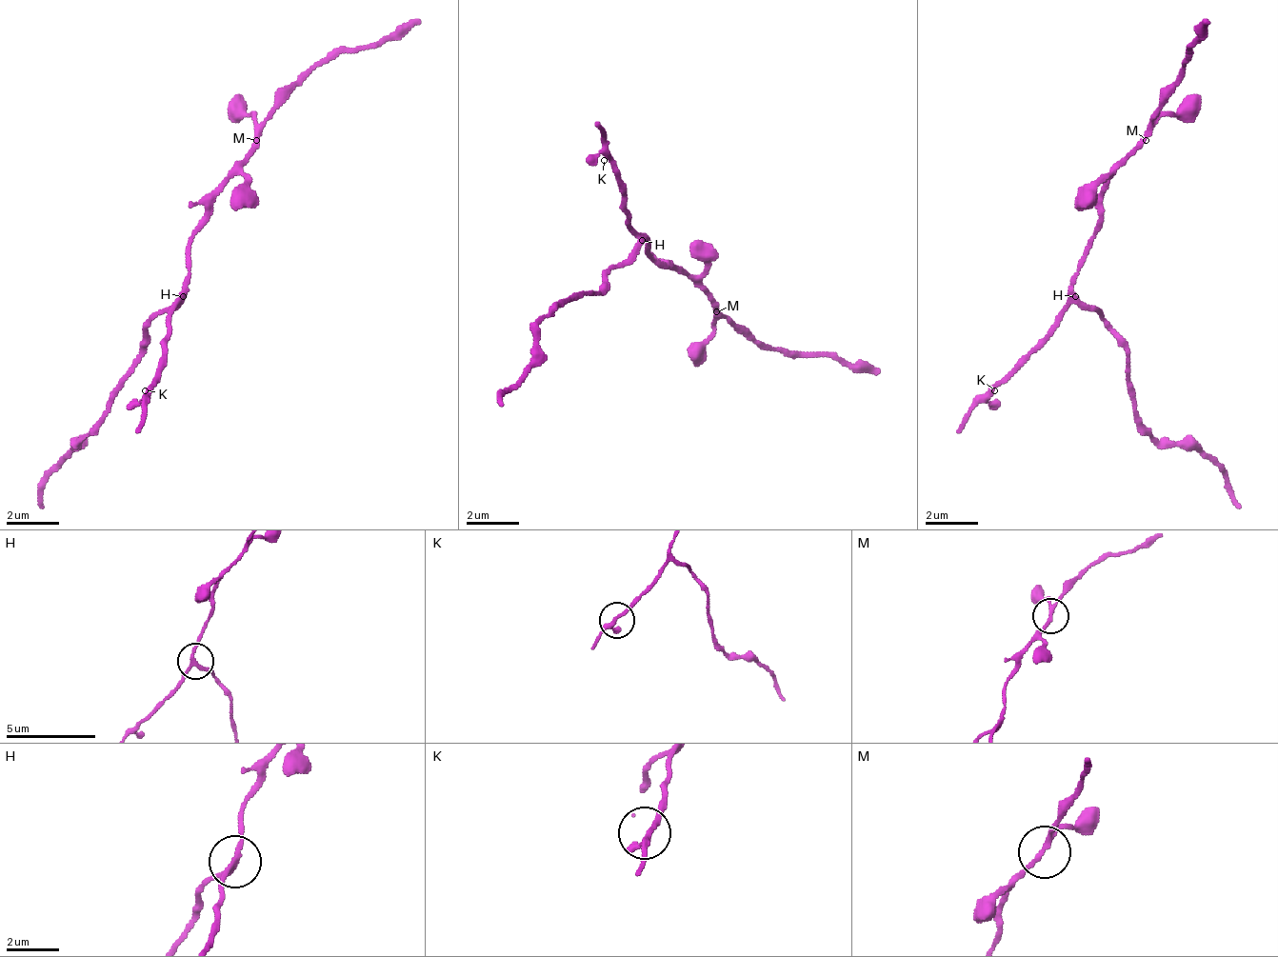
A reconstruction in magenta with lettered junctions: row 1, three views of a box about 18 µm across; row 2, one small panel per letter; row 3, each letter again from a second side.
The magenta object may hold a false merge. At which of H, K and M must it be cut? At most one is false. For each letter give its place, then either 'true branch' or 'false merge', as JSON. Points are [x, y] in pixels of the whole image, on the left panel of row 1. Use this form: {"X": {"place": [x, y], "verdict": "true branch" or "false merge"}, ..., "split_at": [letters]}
{"H": {"place": [183, 296], "verdict": "false merge"}, "K": {"place": [145, 390], "verdict": "true branch"}, "M": {"place": [256, 140], "verdict": "true branch"}, "split_at": ["H"]}

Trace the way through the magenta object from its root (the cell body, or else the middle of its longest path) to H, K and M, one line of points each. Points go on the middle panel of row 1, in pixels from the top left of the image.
H: (650, 251), (650, 245), (644, 239)
K: (650, 251), (650, 245), (630, 226), (630, 212), (624, 206), (624, 179), (604, 160)
M: (650, 251), (664, 265), (676, 265), (709, 298), (709, 305), (716, 311)

